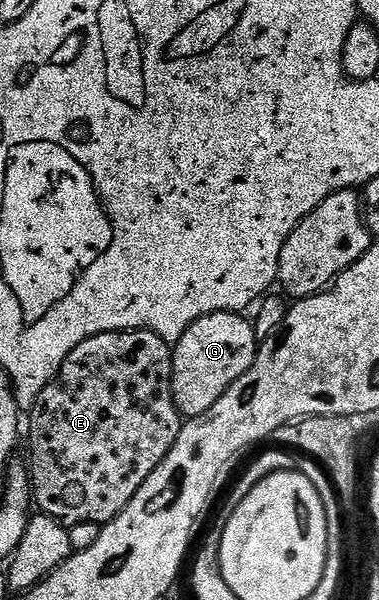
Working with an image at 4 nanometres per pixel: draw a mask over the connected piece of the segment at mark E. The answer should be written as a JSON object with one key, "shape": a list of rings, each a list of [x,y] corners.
{"shape":[[[128,329],[125,333],[95,335],[83,343],[79,343],[79,347],[75,347],[75,351],[71,351],[71,355],[67,355],[63,367],[53,376],[53,380],[47,383],[47,387],[39,395],[39,399],[33,404],[27,417],[27,429],[29,425],[27,468],[35,505],[41,508],[38,510],[44,516],[54,517],[56,521],[60,521],[66,527],[79,523],[95,523],[103,526],[108,521],[114,521],[123,511],[123,507],[127,507],[127,503],[131,503],[131,499],[135,499],[135,495],[139,491],[139,487],[143,487],[147,475],[151,475],[151,471],[155,471],[155,467],[159,467],[159,463],[163,463],[163,459],[167,459],[167,451],[171,451],[171,447],[175,447],[175,439],[179,439],[182,424],[182,415],[177,410],[177,404],[173,398],[173,351],[170,342],[164,341],[149,329]]]}

